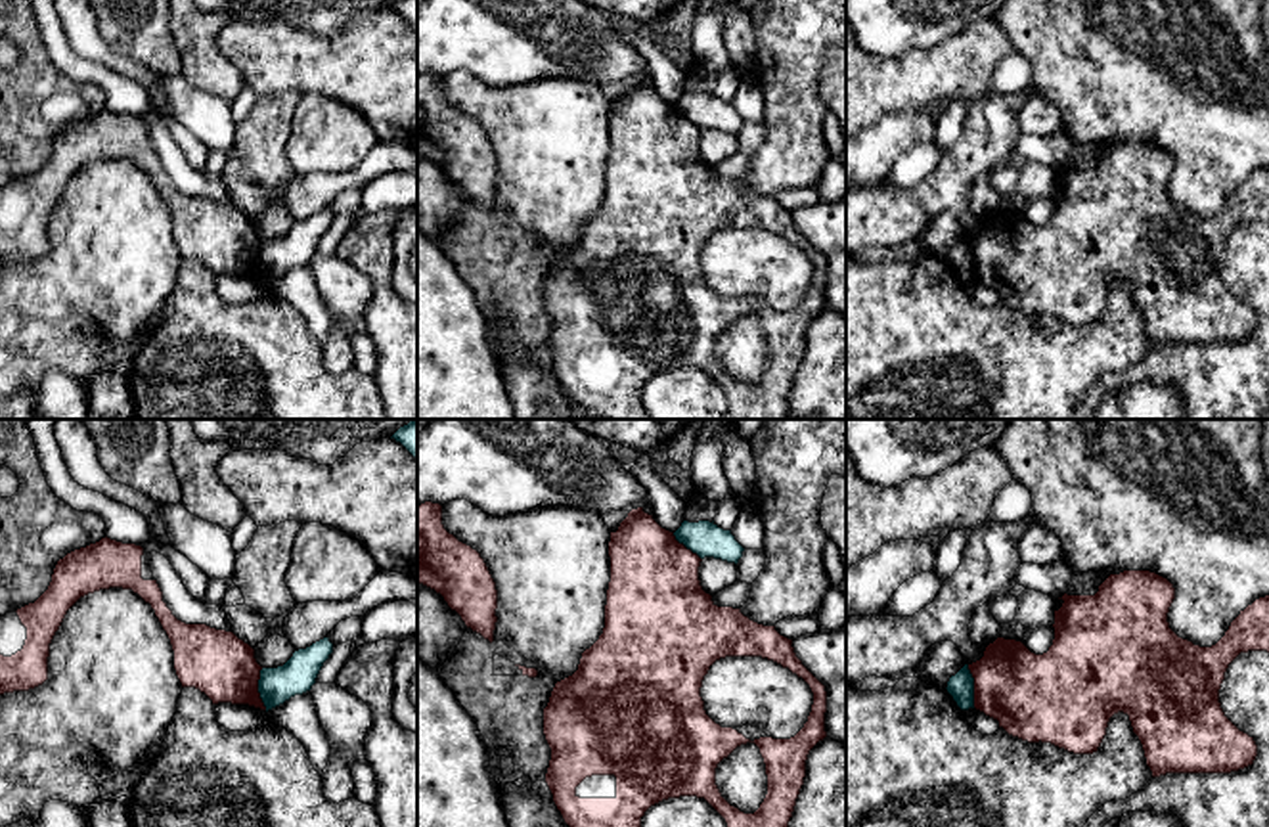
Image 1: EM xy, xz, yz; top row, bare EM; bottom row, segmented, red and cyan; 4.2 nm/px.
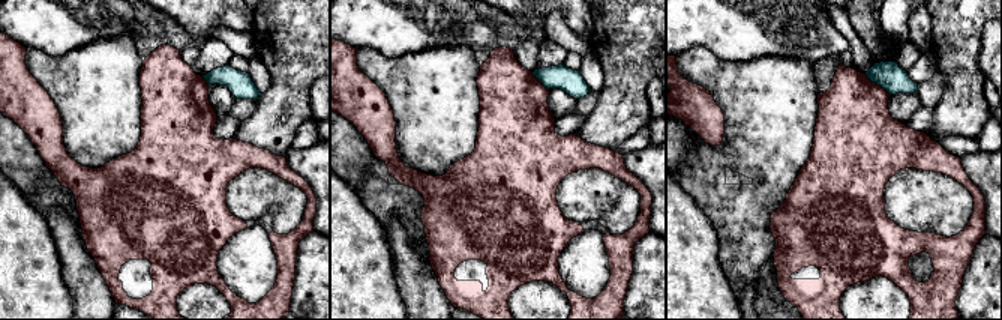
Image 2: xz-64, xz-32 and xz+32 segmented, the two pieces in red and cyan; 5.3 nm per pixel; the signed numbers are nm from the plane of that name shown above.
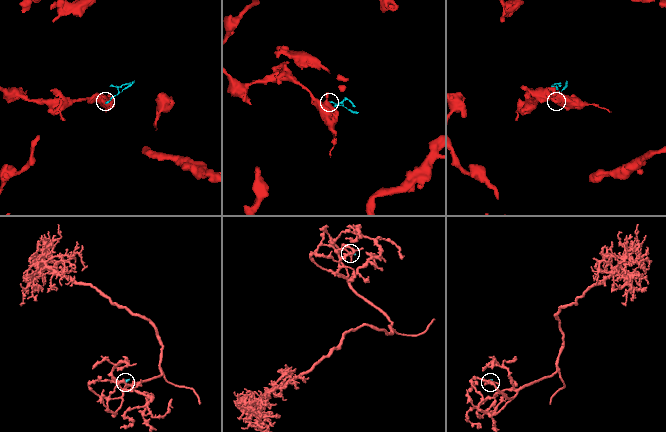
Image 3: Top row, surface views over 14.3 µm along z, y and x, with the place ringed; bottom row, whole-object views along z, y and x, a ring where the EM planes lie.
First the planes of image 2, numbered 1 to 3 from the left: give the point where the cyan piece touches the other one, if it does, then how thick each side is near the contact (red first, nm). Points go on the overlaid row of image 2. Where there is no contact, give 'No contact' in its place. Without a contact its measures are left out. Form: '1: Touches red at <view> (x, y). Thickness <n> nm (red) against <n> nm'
1: Touches red at xz-64 (206, 81). Thickness 380 nm (red) against 140 nm
2: Touches red at xz-32 (539, 81). Thickness 380 nm (red) against 130 nm
3: Touches red at xz+32 (876, 84). Thickness 400 nm (red) against 150 nm

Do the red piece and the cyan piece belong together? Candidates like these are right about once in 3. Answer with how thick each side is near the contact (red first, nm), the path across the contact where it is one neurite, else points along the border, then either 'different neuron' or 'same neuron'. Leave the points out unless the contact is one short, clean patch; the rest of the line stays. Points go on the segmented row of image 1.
calibres 360 and 110 nm; border yz (967, 665), (973, 676), (975, 707); different neuron

